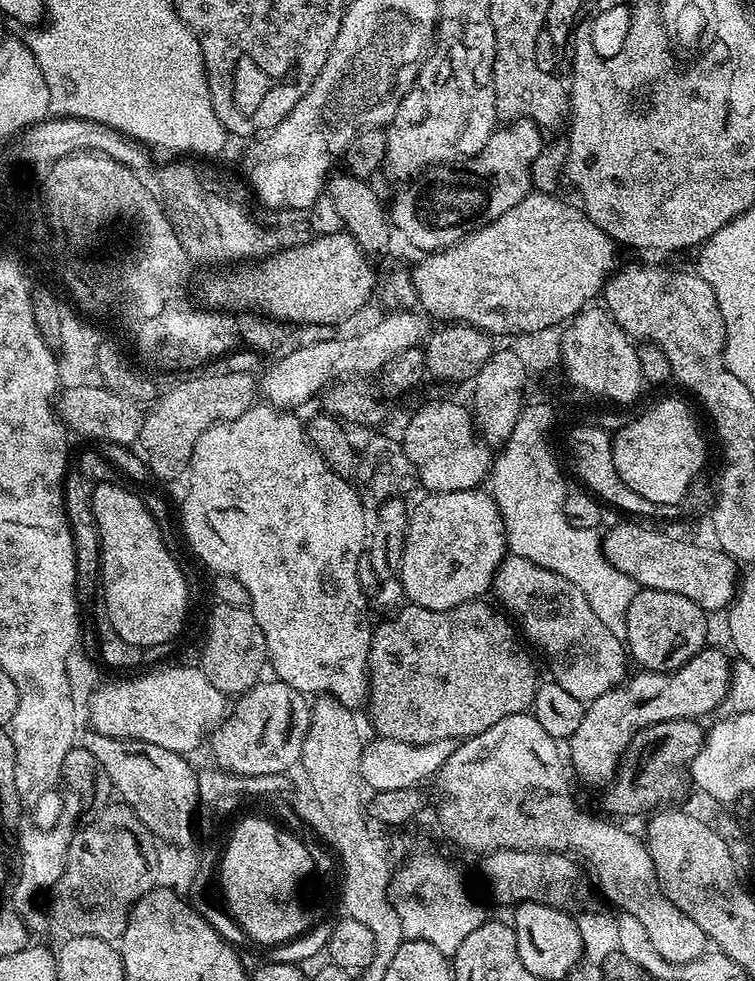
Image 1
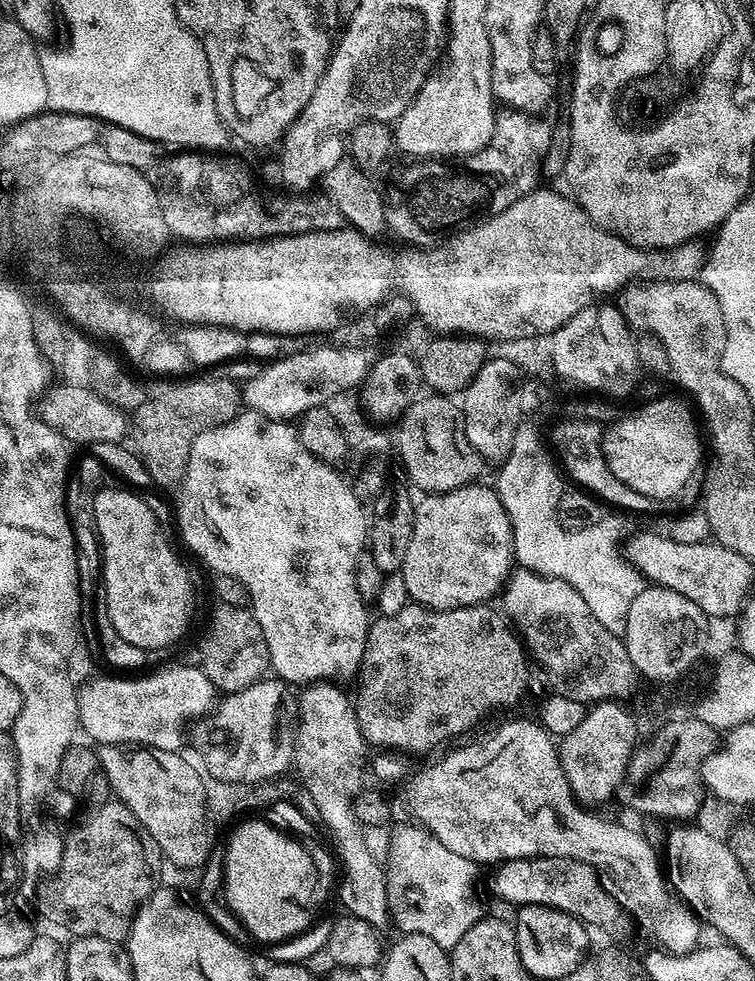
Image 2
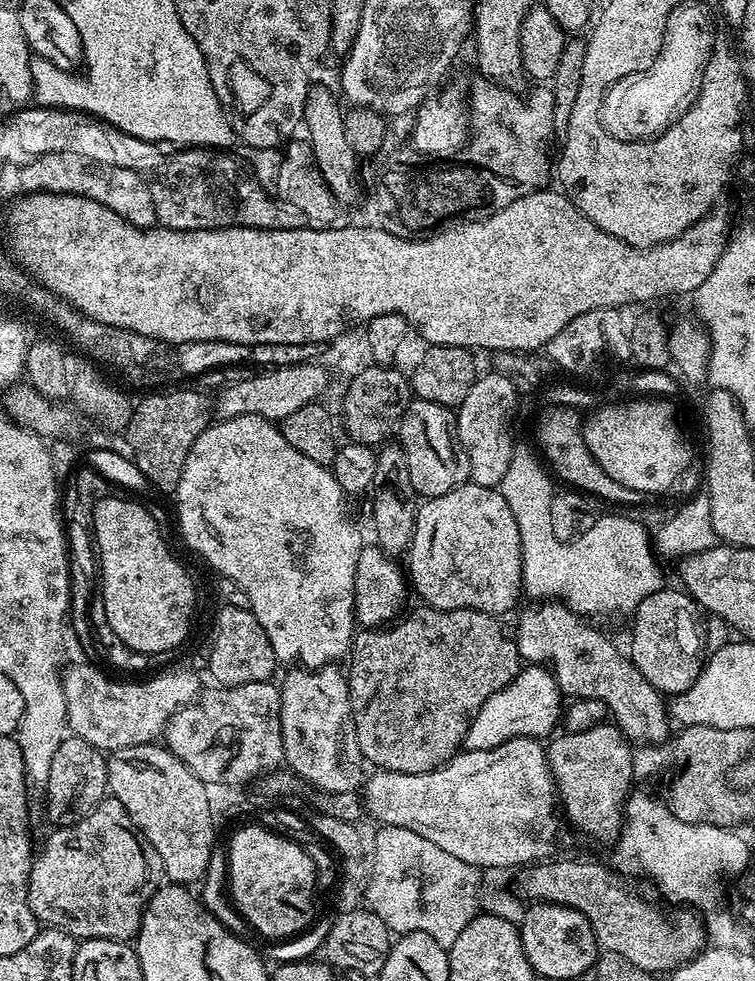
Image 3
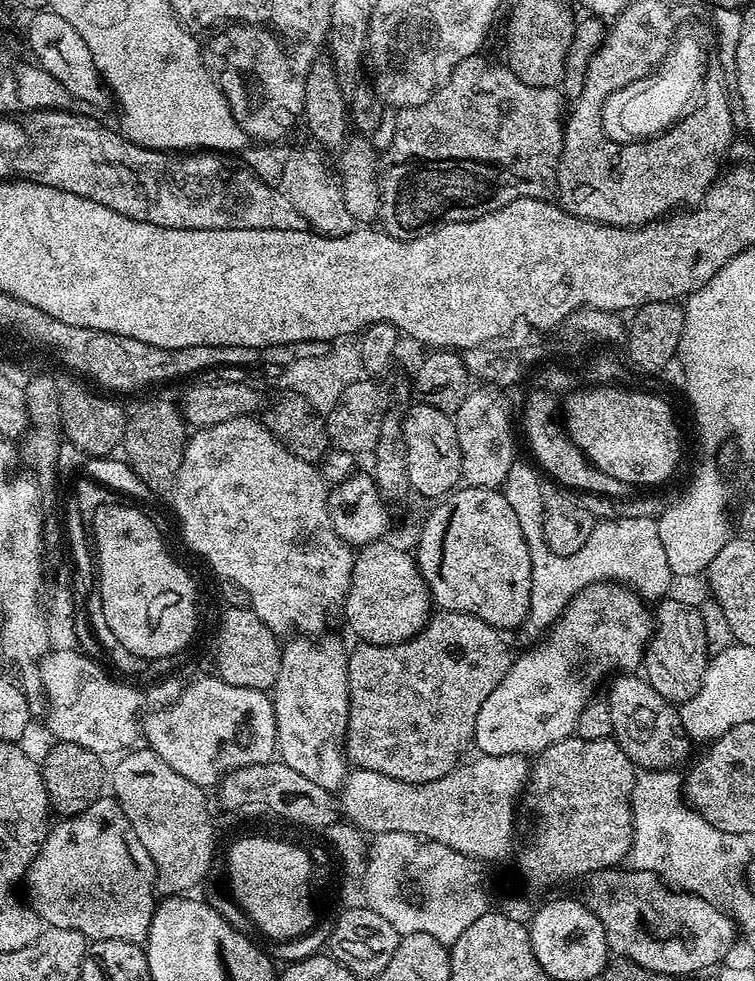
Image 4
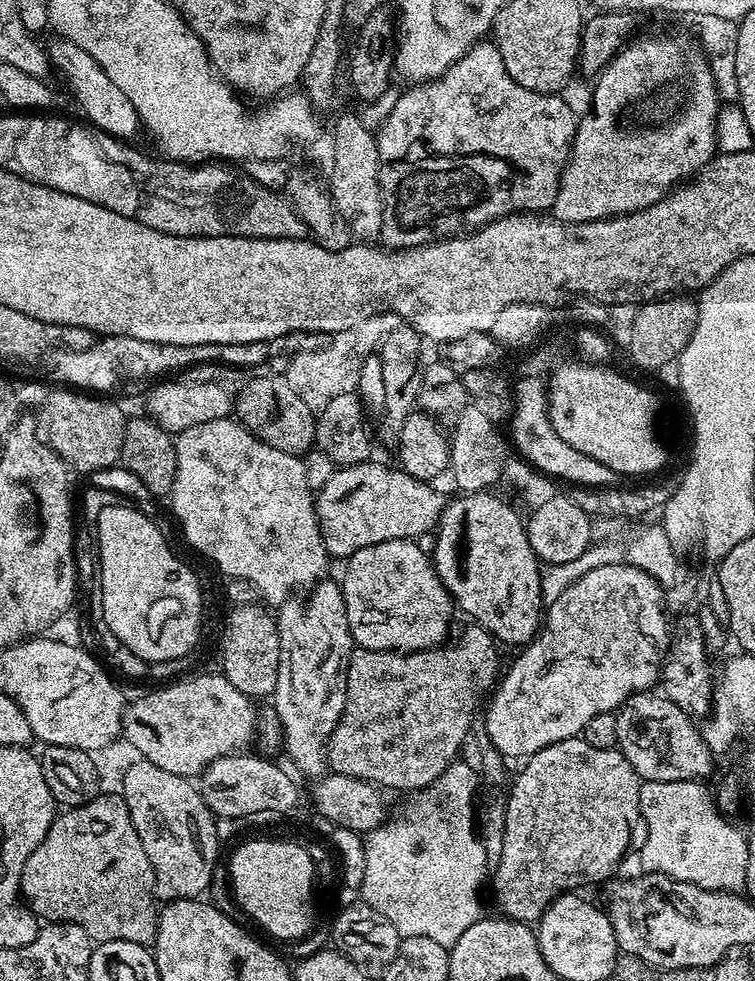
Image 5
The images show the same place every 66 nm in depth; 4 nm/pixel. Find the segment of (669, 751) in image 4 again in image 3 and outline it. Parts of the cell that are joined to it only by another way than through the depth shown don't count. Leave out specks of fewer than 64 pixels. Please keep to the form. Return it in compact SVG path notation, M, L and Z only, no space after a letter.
M532 602L521 614L514 631L521 661L532 666L550 665L552 676L565 697L601 700L629 741L640 746L664 743L670 736L670 713L665 697L642 678L631 659L616 649L615 642L606 633L584 624L584 620L581 613L573 612L563 602Z

